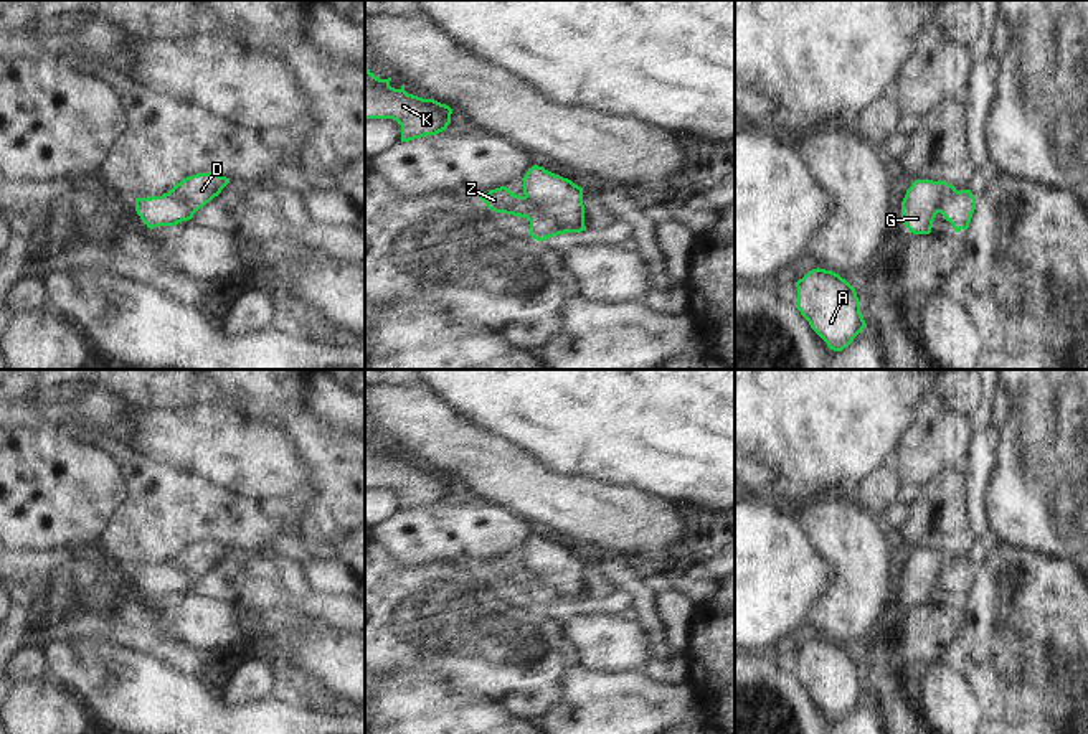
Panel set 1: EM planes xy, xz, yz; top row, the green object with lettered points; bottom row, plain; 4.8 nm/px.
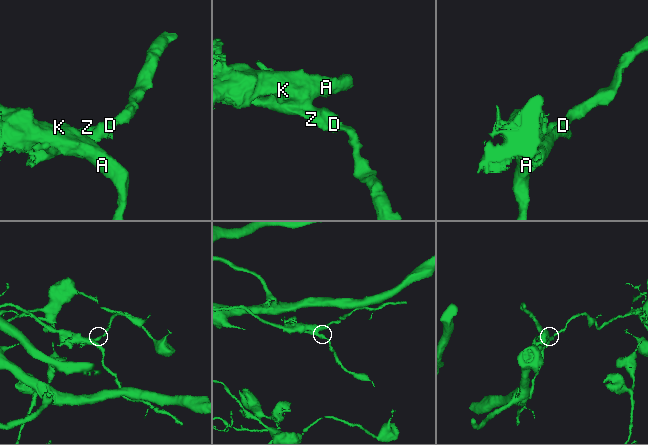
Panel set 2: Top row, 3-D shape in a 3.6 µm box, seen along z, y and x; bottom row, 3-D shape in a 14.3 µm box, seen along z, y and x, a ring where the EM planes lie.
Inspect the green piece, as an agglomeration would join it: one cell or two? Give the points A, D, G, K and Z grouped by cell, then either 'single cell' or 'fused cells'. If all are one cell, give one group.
A D G K / Z | fused cells

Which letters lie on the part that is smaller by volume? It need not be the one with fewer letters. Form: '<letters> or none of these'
Z

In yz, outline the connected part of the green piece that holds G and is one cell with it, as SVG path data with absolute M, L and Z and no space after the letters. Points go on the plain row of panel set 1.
M915 549L901 571L901 590L913 604L930 604L943 572L958 562L946 551Z

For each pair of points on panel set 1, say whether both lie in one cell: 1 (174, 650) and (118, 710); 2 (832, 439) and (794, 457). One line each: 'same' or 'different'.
1: different
2: same

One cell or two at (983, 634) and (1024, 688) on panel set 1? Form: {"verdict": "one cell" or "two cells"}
{"verdict": "one cell"}

